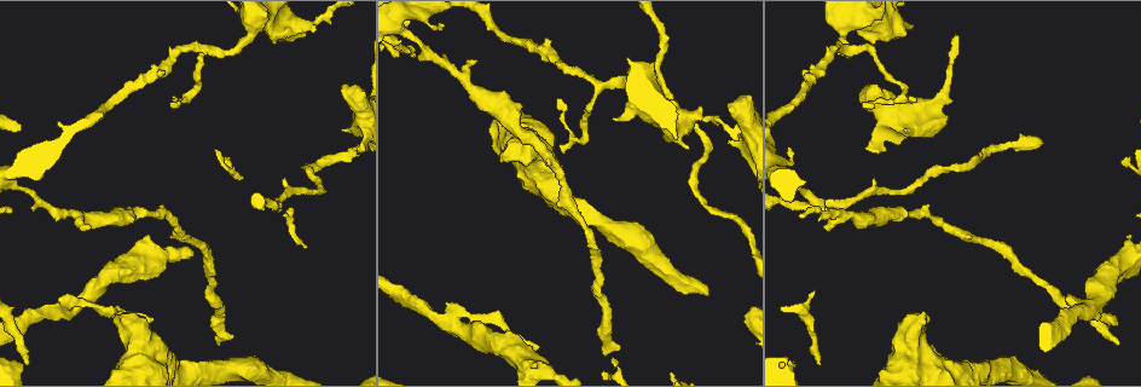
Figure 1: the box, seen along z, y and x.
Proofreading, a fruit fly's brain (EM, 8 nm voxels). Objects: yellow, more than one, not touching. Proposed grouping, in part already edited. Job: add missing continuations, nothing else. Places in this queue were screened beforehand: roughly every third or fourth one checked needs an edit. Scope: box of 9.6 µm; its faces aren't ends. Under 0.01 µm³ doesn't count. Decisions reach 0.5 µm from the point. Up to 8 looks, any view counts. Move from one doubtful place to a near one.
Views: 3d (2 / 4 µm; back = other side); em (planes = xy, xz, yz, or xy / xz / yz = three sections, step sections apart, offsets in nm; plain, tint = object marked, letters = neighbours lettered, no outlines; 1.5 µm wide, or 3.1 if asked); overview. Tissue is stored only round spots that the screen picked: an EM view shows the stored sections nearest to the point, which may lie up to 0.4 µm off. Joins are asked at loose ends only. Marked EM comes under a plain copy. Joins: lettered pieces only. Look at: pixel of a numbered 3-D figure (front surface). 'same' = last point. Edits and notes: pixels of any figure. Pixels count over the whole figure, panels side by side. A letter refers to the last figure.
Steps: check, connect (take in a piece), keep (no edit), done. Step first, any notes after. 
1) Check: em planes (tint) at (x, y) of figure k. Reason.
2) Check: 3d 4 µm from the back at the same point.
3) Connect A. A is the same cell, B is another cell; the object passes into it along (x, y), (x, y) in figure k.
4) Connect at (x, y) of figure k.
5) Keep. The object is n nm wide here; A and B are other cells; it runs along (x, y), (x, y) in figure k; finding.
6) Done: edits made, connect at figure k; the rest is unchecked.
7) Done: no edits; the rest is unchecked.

Check: 3d 2 µm at (867, 149) of figure 1. Branch stops here.

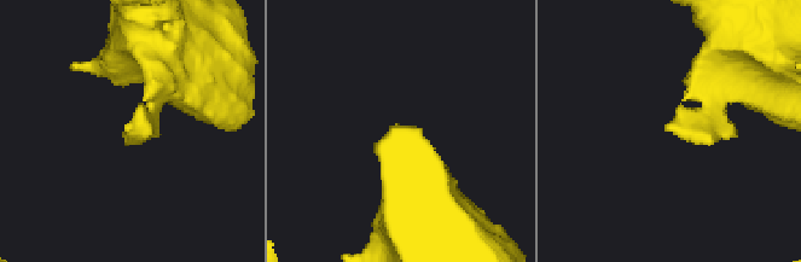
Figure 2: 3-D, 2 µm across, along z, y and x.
Check: em planes (letters) at (125, 124) of figure 2. Need the tissue.

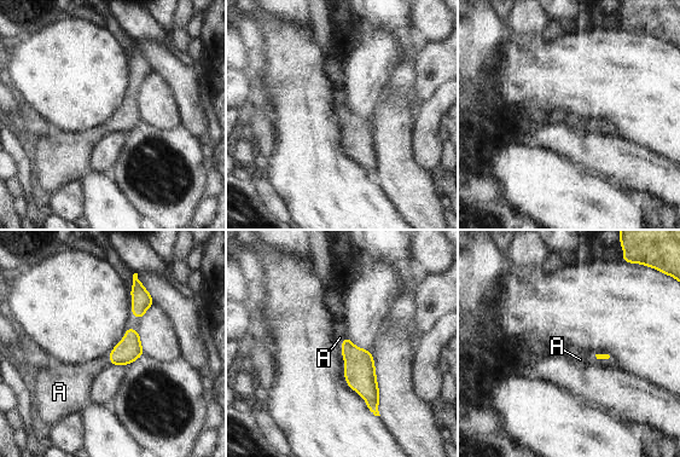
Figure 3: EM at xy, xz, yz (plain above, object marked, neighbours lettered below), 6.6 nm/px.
Connect A. A is the same cell; the object passes into it along (128, 350), (110, 359), (79, 380) in figure 3; it goes on there.

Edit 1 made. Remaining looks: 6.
Check: overview. Redraw.

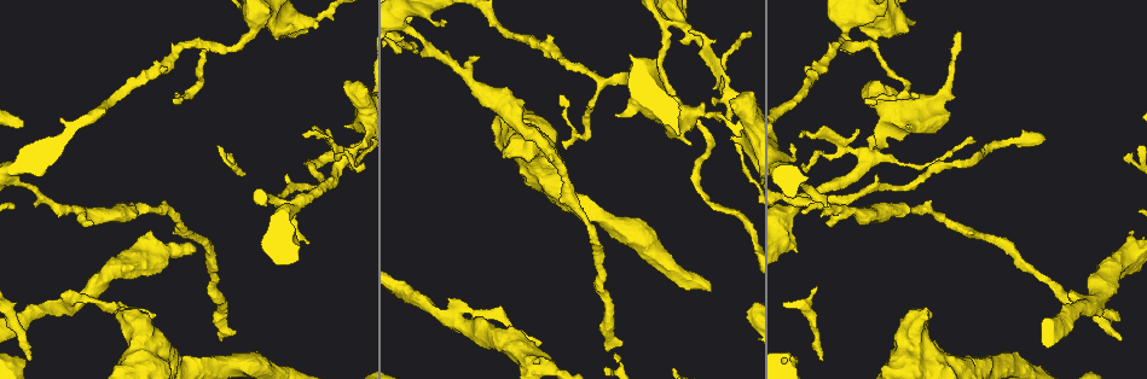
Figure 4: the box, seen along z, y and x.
Check: 3d 4 µm at (65, 293) of figure 4. Stops while still wide.

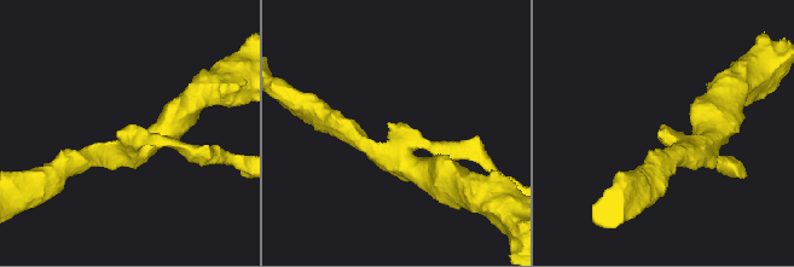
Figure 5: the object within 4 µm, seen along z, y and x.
Check: em planes (letters) at (388, 126) of figure 5. Now the EM.

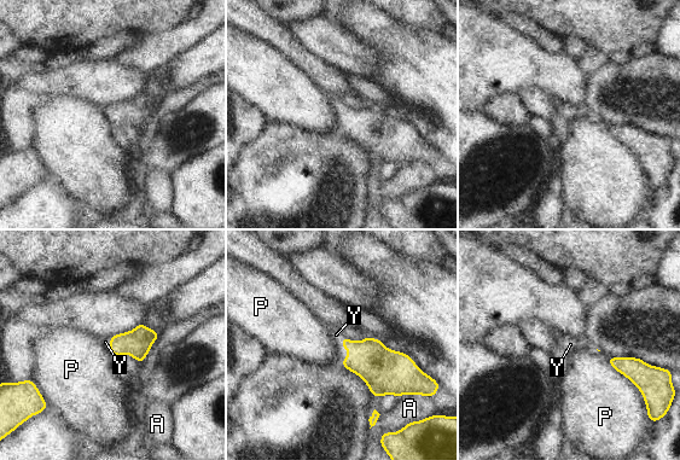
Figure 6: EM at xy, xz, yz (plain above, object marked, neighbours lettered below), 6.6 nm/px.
Connect Y. Y is the same cell, A and P are other cells; the object passes into it along (378, 366), (347, 348), (336, 335) in figure 6; it goes on there.

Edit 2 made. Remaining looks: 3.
Done: edits made, connect at figure 3, connect at figure 6; the rest is unchecked.

